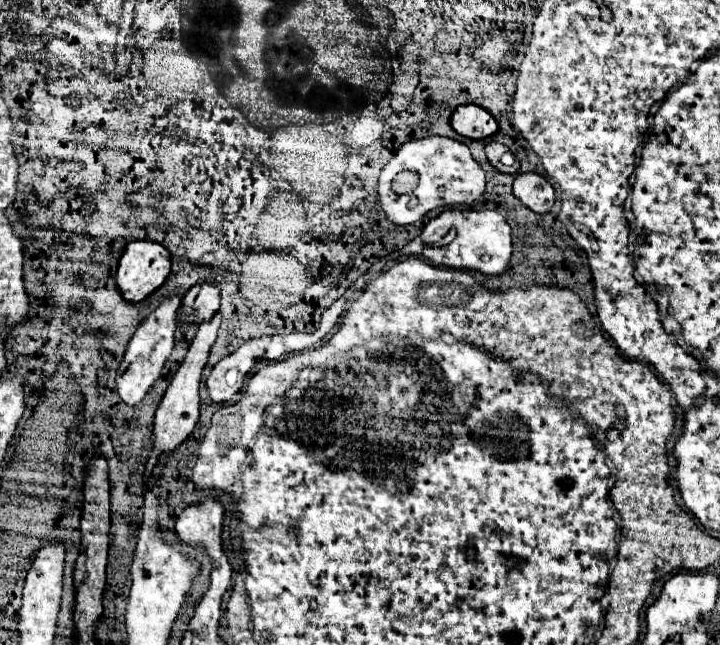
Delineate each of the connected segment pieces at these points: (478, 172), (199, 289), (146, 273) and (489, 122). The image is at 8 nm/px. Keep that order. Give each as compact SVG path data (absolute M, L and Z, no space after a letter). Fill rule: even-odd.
M426 136L420 140L406 142L382 168L378 176L378 202L388 222L396 226L408 226L418 222L424 214L428 214L438 206L472 204L484 194L484 188L486 188L484 170L472 158L466 144L444 136ZM402 170L412 170L418 174L418 186L410 194L396 194L392 190L392 180Z
M196 284L182 298L182 306L178 312L178 324L200 324L208 322L212 314L220 308L220 290L216 284Z
M150 240L130 242L118 262L116 286L126 302L142 302L170 274L170 252Z
M474 104L458 106L450 116L450 124L460 136L466 136L472 140L484 140L498 132L496 120L484 108Z

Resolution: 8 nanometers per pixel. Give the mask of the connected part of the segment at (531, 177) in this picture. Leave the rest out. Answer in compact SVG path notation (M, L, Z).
M534 172L518 174L514 180L514 196L522 200L532 212L546 214L554 206L554 188L552 184Z

